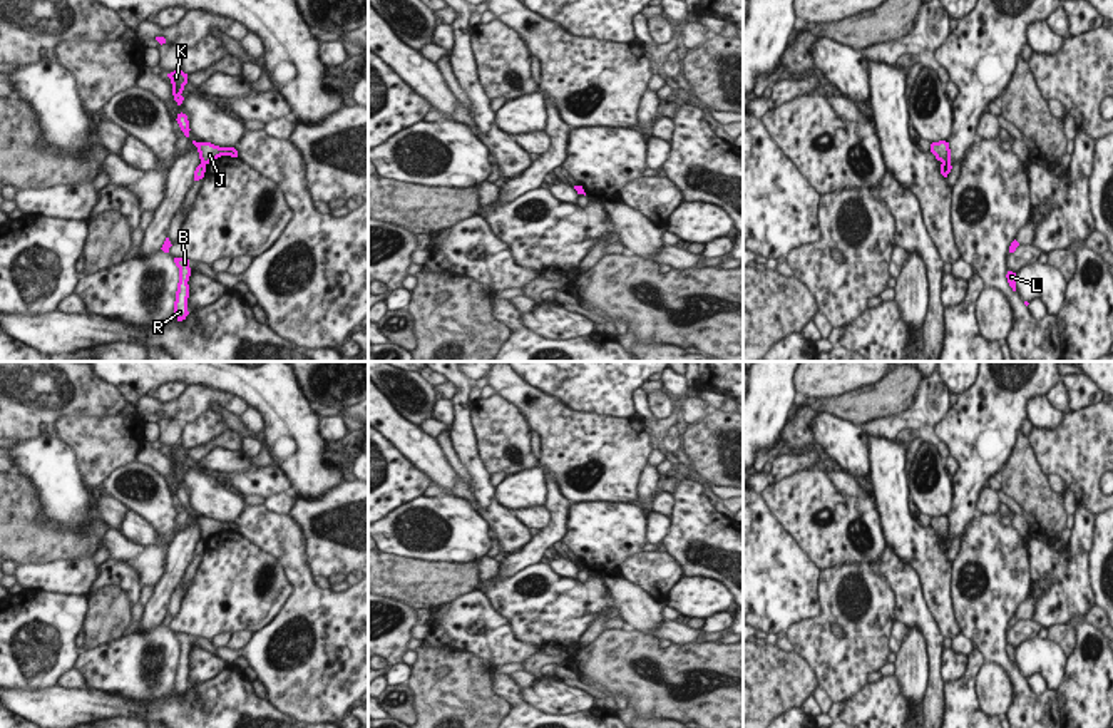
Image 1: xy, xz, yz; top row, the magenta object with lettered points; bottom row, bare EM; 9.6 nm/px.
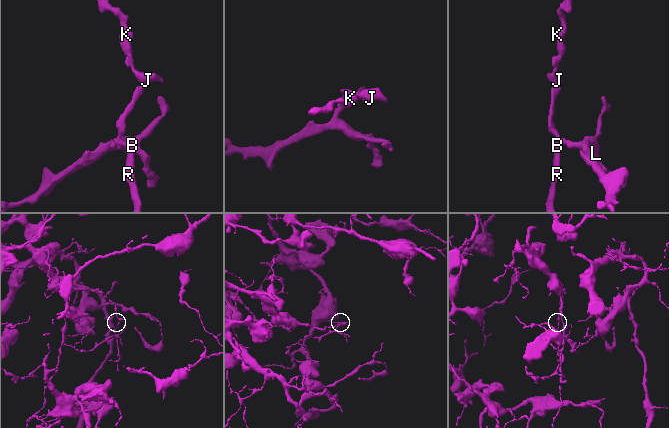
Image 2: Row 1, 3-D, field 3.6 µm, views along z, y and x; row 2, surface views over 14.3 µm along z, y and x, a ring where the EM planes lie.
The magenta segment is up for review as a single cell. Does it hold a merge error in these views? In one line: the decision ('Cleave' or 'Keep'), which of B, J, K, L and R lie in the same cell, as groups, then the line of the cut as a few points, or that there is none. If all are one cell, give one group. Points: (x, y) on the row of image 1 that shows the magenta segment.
Cleave. Groups: B L R / J K. Split along yz (943, 163), (949, 164)

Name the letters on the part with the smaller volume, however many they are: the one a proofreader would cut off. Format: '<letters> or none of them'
B, L, R

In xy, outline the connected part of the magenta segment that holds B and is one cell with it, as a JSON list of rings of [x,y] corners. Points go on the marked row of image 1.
[[[174,258],[176,266],[179,268],[179,283],[177,283],[177,291],[176,291],[176,301],[174,301],[174,316],[177,321],[186,320],[189,315],[187,311],[187,298],[189,298],[189,276],[191,276],[191,268],[189,268],[189,259],[186,258]]]

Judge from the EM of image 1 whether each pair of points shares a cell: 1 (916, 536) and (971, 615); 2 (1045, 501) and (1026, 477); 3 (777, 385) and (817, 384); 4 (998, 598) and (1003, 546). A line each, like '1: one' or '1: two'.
1: two
2: one
3: two
4: one

